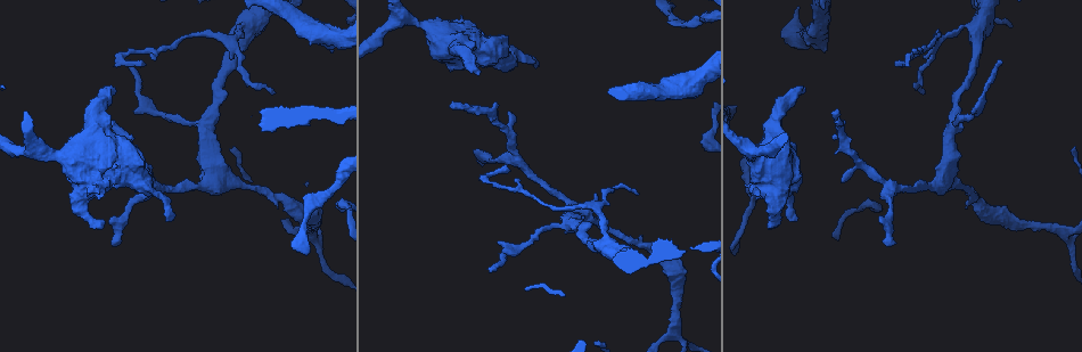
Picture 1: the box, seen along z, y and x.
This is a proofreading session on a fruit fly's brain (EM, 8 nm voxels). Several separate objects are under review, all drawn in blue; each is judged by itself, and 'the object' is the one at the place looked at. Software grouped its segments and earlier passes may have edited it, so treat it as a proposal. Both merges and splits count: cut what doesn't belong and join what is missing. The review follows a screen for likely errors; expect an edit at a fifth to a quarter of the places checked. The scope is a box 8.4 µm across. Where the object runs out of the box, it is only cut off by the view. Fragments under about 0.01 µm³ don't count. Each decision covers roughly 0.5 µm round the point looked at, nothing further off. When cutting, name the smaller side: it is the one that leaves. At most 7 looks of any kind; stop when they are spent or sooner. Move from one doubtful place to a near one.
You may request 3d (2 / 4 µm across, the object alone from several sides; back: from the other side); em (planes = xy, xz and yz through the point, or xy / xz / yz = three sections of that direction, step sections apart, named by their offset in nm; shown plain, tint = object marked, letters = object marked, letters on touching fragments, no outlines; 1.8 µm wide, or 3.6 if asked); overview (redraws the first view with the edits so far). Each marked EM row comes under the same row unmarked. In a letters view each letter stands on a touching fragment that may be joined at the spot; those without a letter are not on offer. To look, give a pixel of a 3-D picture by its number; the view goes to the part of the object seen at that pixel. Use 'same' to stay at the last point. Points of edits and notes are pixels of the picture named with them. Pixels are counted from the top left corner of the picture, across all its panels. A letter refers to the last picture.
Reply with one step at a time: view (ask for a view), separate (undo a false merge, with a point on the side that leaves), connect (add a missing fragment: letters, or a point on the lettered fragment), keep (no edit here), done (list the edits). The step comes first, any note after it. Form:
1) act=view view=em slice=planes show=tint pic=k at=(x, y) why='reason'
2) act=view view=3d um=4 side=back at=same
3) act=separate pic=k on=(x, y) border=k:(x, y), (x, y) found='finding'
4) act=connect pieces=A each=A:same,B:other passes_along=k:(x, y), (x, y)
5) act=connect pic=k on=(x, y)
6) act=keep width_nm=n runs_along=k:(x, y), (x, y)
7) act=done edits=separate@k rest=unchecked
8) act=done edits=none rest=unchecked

act=view view=em slice=xz step=8 show=letters pic=1 at=(489, 184) why='abrupt turn'

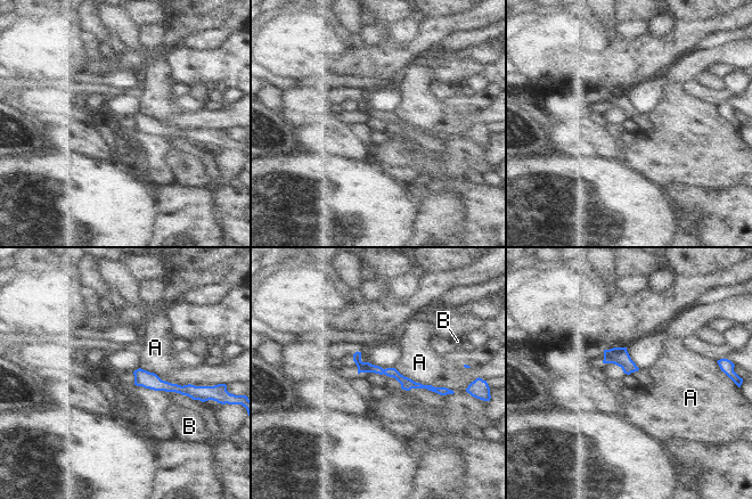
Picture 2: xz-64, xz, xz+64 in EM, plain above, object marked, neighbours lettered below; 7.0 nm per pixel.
act=keep each=A:other,B:other runs_along=2:(356, 357), (407, 384), (444, 391) found='one neuron here'

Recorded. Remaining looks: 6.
act=view view=3d um=4 pic=1 at=(771, 226) why='free end'

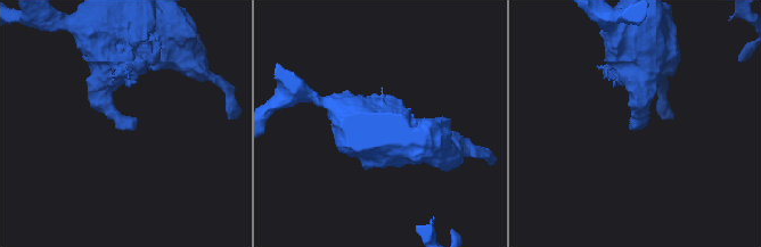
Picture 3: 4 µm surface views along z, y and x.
act=view view=em um=3.6 slice=yz step=4 show=tint pic=3 at=(635, 130)

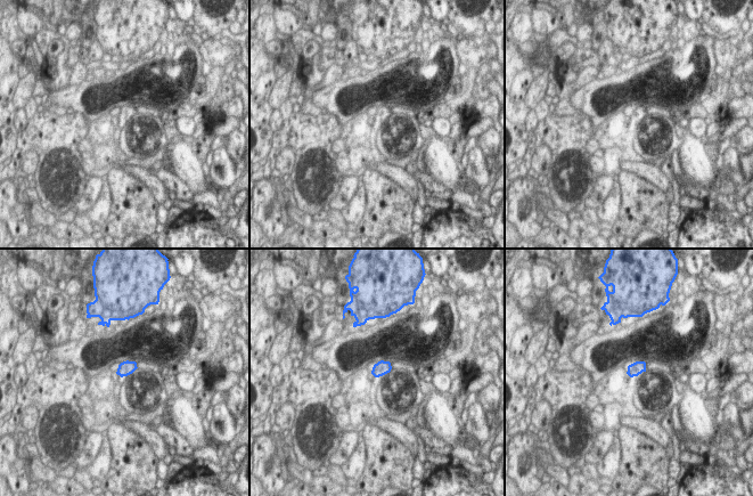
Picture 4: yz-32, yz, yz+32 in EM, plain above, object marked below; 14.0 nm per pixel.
act=view view=em um=3.6 slice=planes show=letters at=same why='cut it another way'

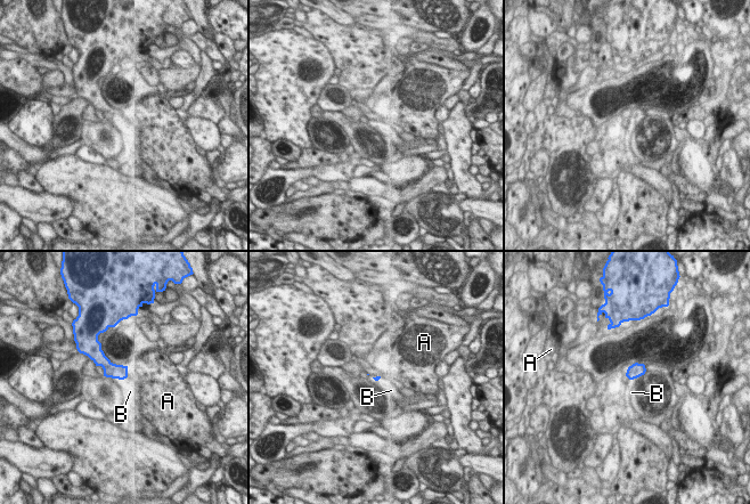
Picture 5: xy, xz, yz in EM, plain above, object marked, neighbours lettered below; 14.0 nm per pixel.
act=connect pic=5 on=(130, 391) each=A:other,B:same found='the neuron continues'

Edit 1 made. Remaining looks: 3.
act=view view=3d um=4 pic=1 at=(478, 73) why='branch stops here'

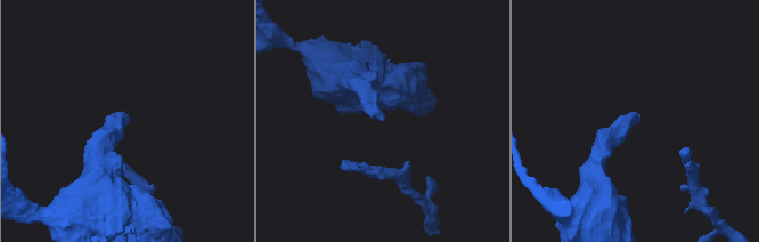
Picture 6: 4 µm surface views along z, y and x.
act=view view=em slice=yz step=16 show=letters pic=6 at=(381, 119)

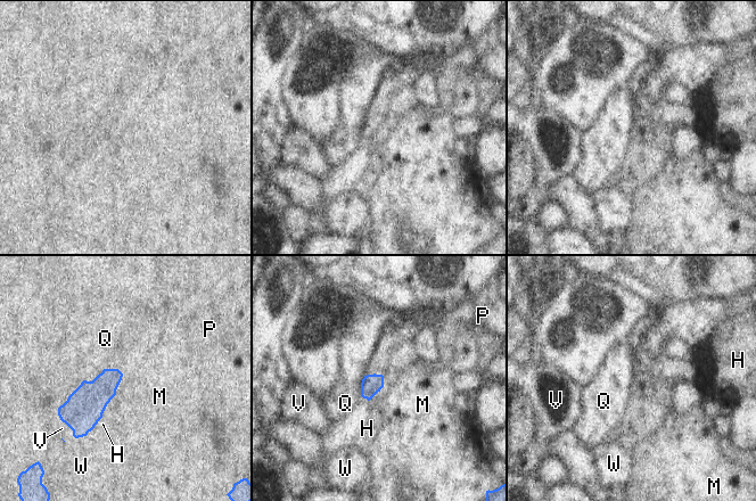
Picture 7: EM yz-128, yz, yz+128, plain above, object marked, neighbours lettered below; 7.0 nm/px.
act=view view=em slice=planes show=letters at=same

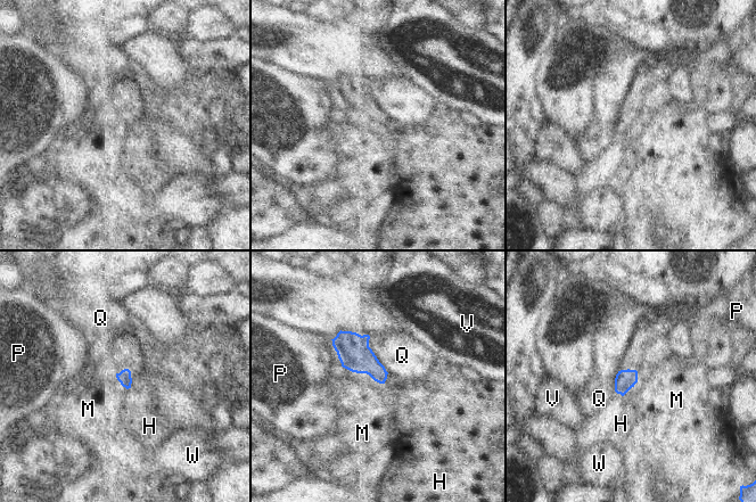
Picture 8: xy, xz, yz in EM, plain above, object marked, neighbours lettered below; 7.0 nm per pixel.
act=keep longest_contact=M:320nm each=H:other,M:other,P:other,Q:other,V:other,W:other found='no lettered fragment goes on from it'

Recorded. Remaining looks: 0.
act=done edits=connect@5 rest=unchecked

